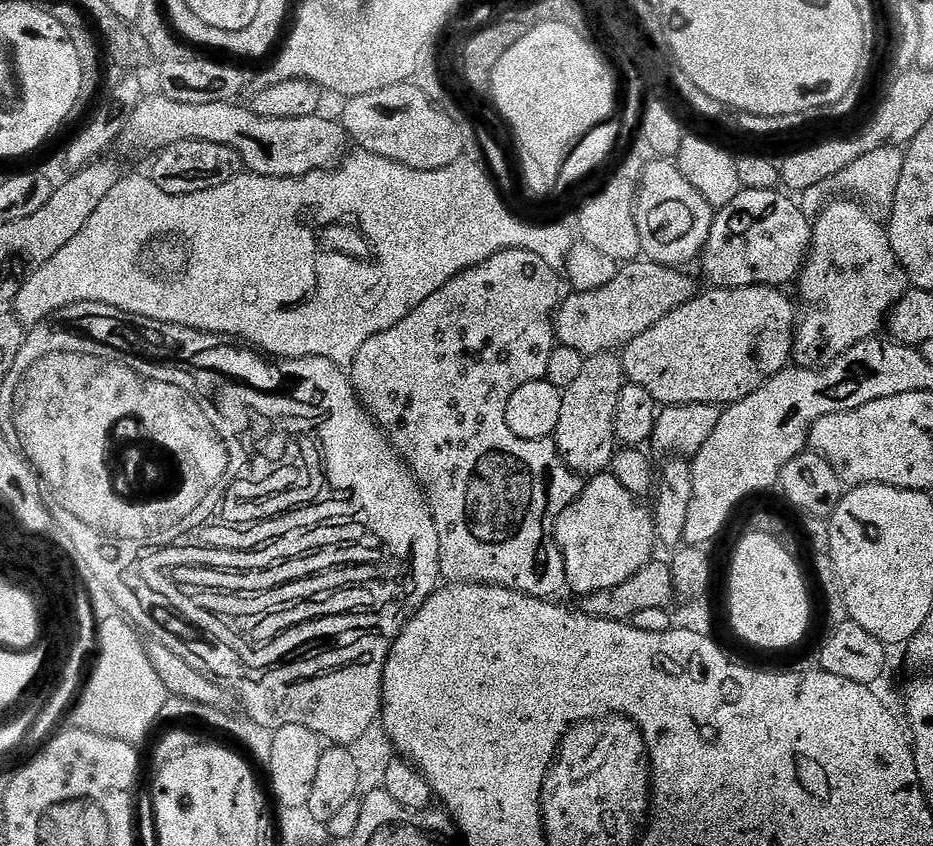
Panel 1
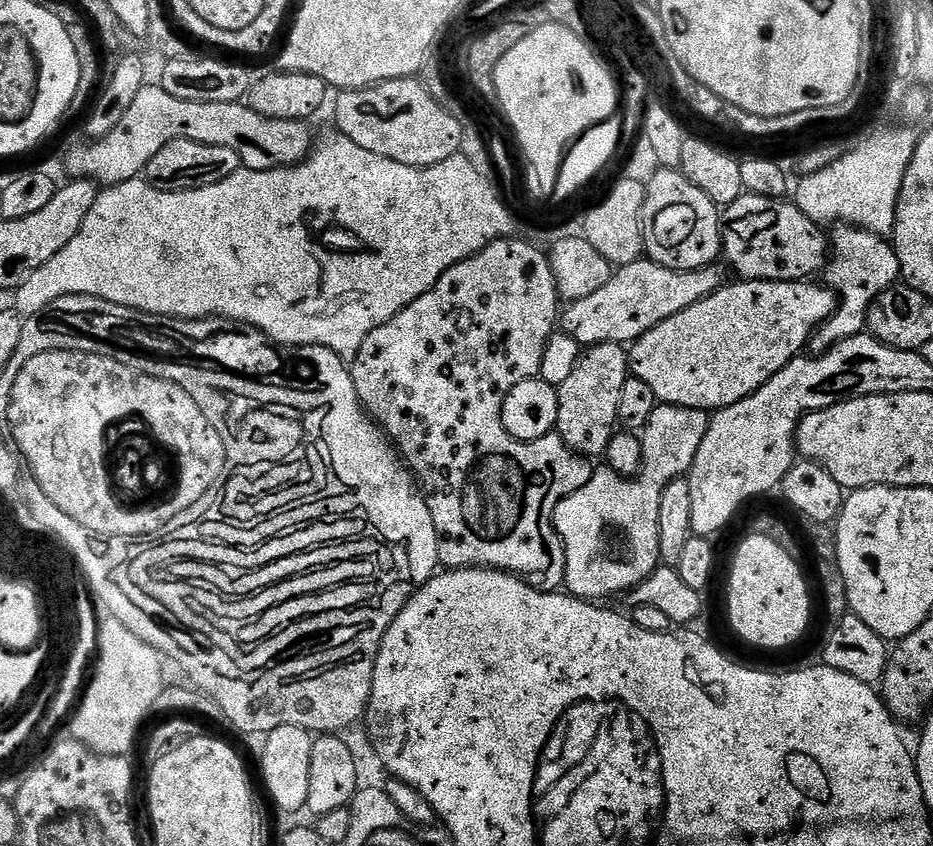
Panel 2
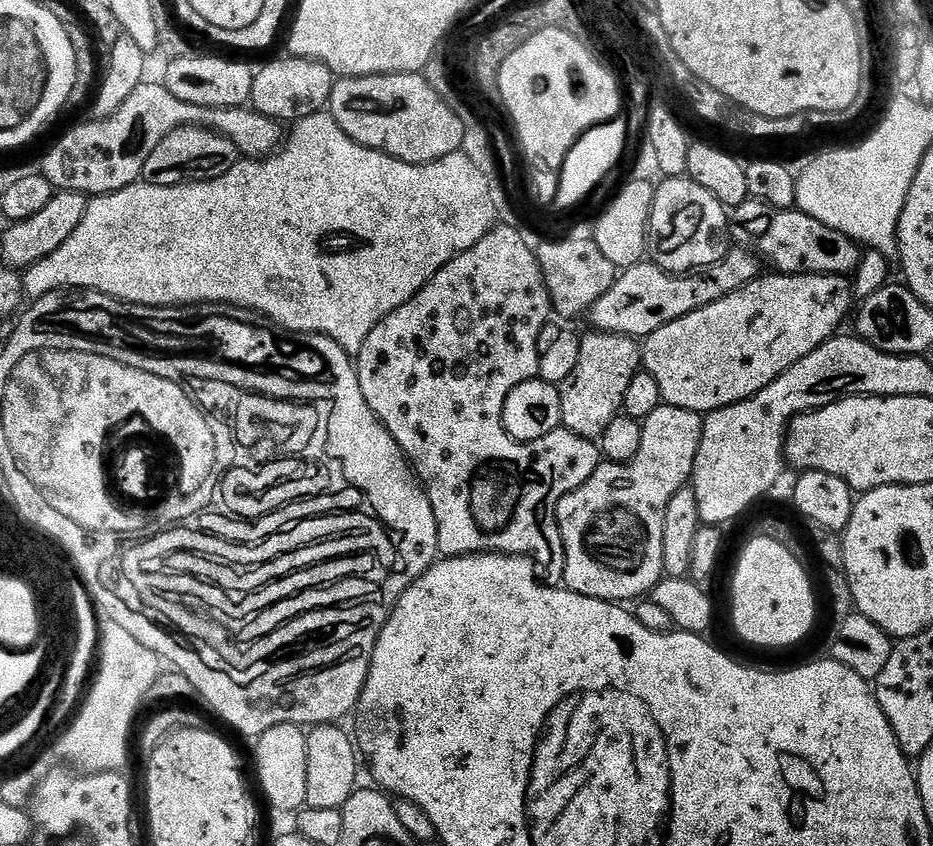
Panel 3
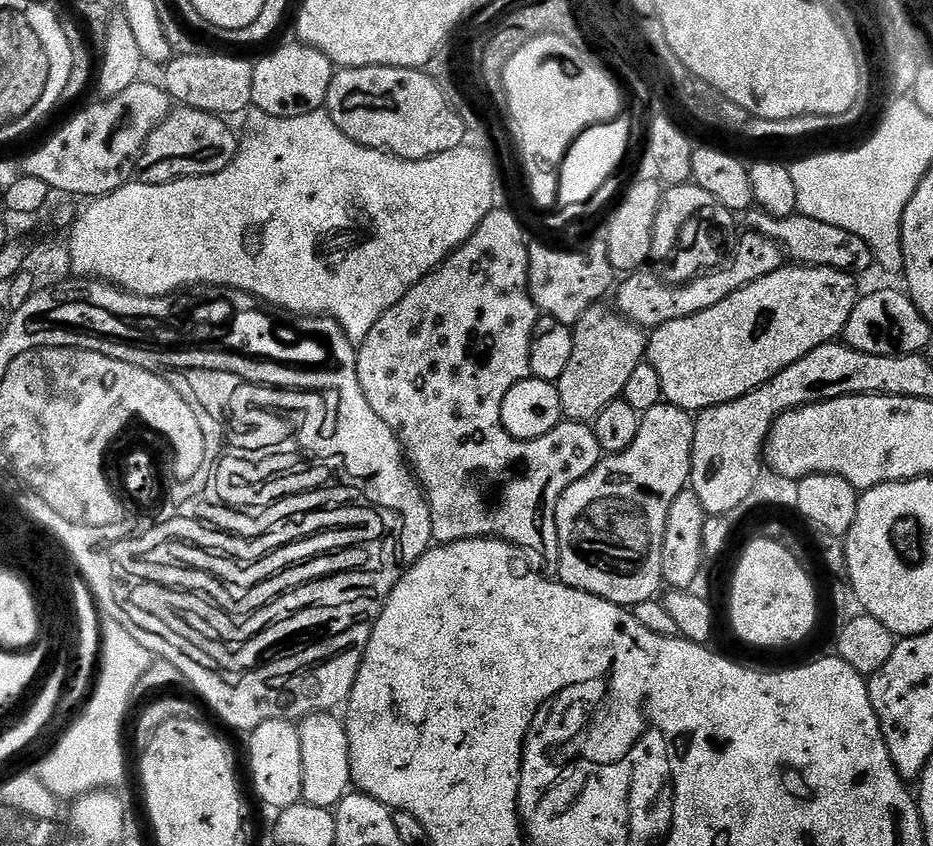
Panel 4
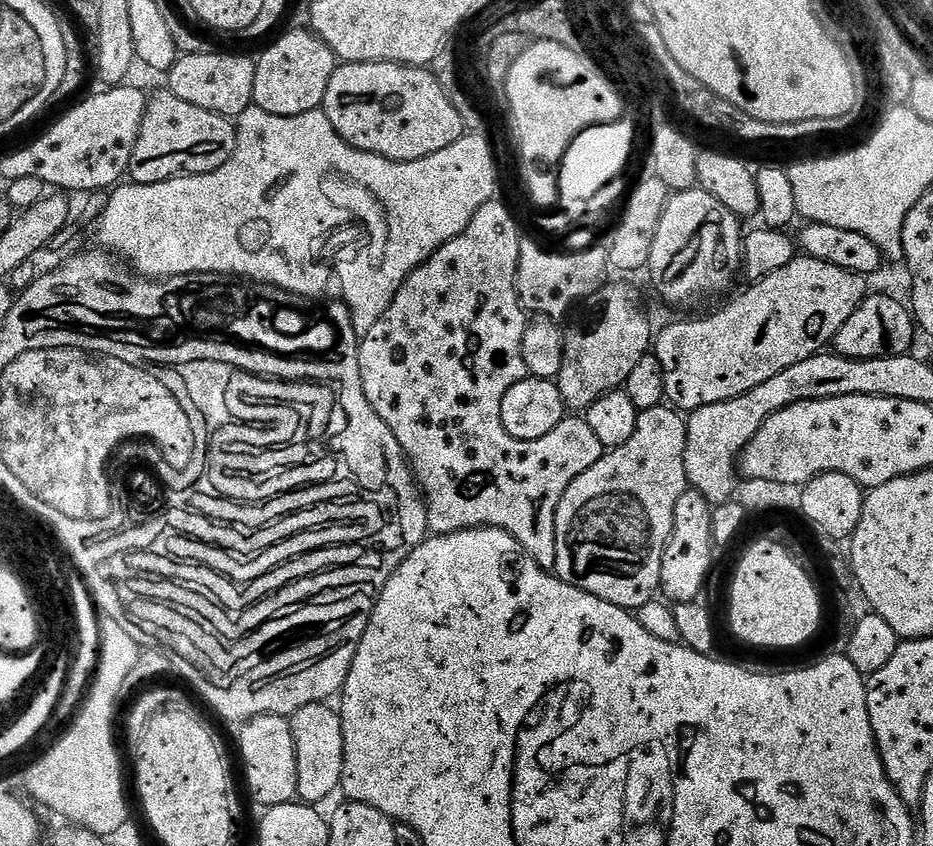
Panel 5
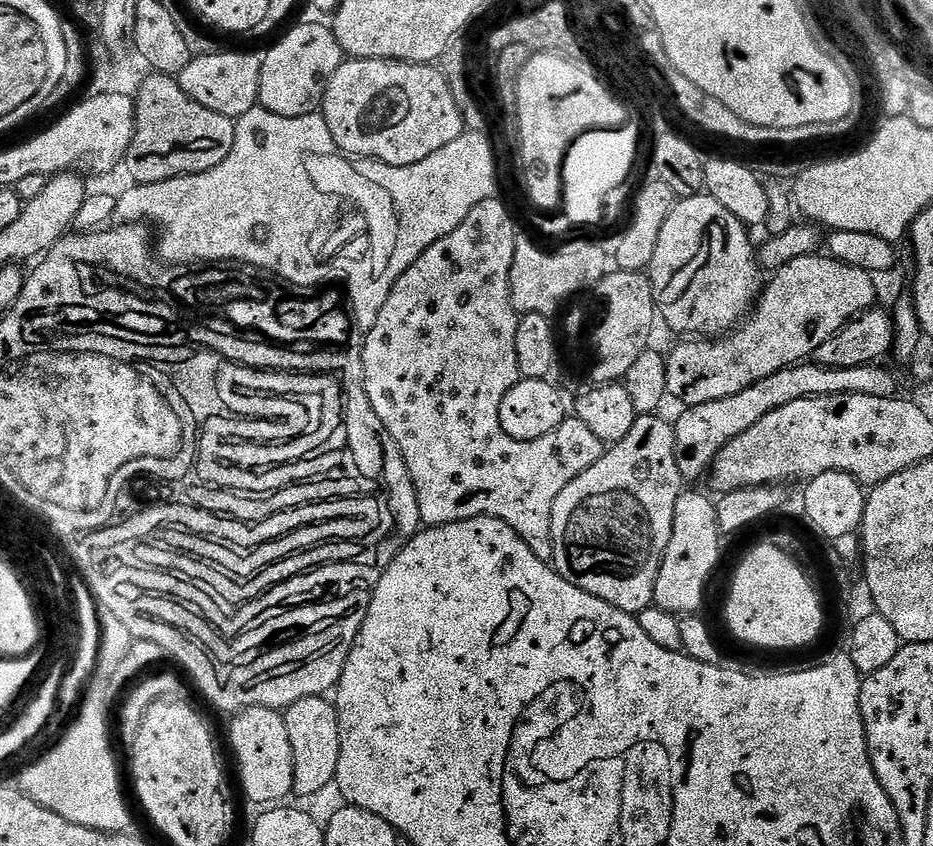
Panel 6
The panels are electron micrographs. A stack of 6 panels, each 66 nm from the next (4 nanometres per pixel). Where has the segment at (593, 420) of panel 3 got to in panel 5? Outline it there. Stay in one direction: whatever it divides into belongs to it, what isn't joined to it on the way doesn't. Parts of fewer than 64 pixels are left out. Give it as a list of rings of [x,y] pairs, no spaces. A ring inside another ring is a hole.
[[[613,283],[606,287],[604,292],[604,320],[594,322],[587,326],[572,326],[564,333],[564,361],[562,370],[556,375],[555,381],[558,390],[564,399],[565,409],[580,414],[588,409],[598,398],[602,398],[607,392],[623,389],[626,378],[634,371],[634,366],[642,362],[642,358],[649,355],[654,344],[654,328],[636,297],[635,287],[631,283]]]

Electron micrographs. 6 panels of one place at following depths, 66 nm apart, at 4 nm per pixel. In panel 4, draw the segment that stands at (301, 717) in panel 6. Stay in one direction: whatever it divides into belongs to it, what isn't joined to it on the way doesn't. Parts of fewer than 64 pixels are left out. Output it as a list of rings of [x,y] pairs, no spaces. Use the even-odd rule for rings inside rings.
[[[315,712],[299,721],[302,742],[303,803],[319,808],[335,809],[343,796],[353,787],[350,774],[350,742],[344,721],[332,712]]]

